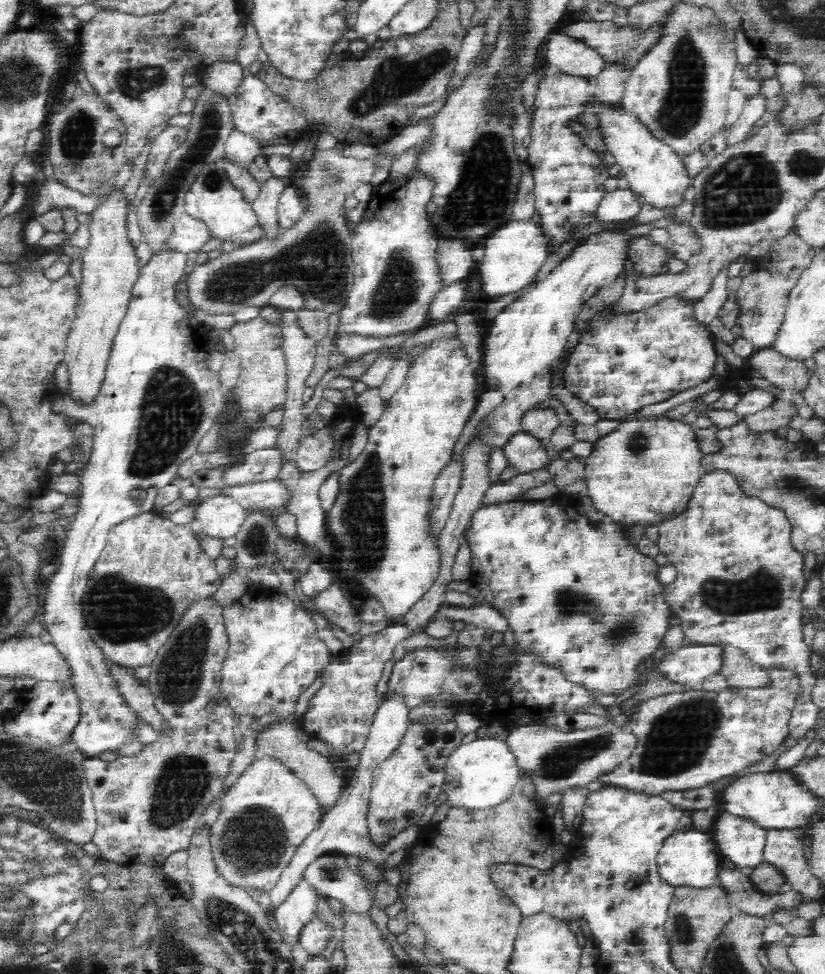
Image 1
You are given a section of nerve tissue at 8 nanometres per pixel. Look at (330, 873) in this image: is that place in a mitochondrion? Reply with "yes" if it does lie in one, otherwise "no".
no

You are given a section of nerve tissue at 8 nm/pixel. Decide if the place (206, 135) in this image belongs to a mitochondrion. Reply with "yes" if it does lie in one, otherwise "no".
yes

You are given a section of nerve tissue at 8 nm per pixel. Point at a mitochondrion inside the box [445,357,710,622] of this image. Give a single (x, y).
(568, 602)

